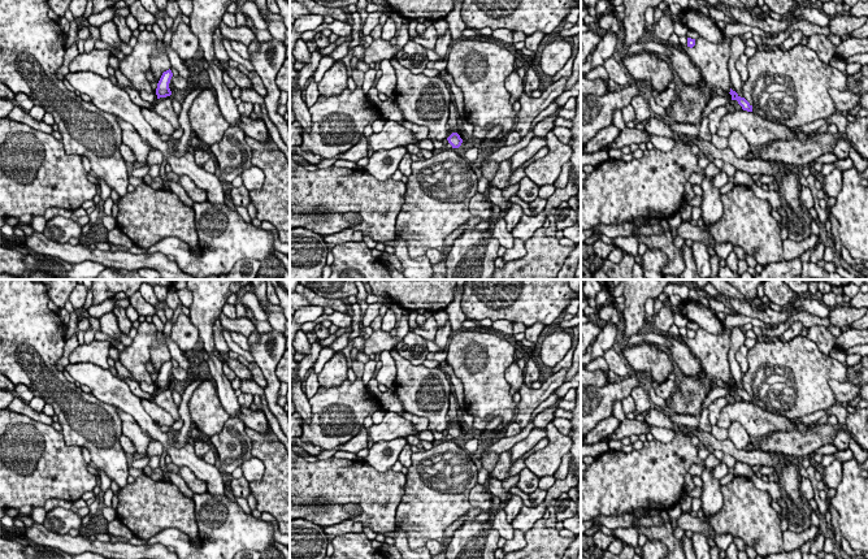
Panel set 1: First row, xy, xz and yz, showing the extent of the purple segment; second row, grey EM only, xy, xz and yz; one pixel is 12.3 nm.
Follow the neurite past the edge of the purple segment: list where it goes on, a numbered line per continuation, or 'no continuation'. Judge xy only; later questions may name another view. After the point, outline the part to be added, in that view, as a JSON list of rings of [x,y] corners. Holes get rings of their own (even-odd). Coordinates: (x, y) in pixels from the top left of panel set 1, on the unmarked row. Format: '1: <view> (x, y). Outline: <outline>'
no continuation

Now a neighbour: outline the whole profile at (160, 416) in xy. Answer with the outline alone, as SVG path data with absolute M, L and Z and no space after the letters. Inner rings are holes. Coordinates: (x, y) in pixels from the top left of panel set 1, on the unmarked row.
M142 399L142 407L157 425L172 428L174 424L173 416L157 406L153 400Z

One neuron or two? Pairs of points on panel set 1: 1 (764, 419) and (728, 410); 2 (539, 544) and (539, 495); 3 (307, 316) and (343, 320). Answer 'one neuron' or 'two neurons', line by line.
1: one neuron
2: two neurons
3: two neurons

